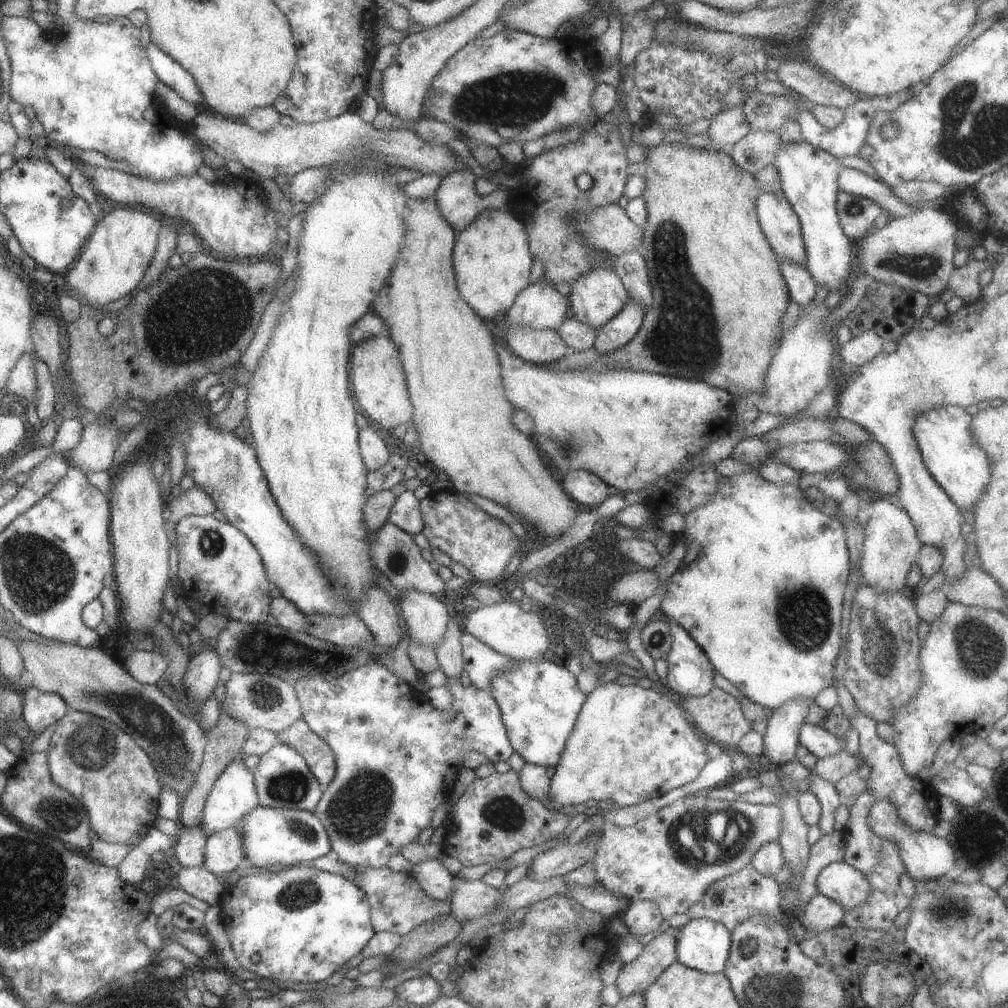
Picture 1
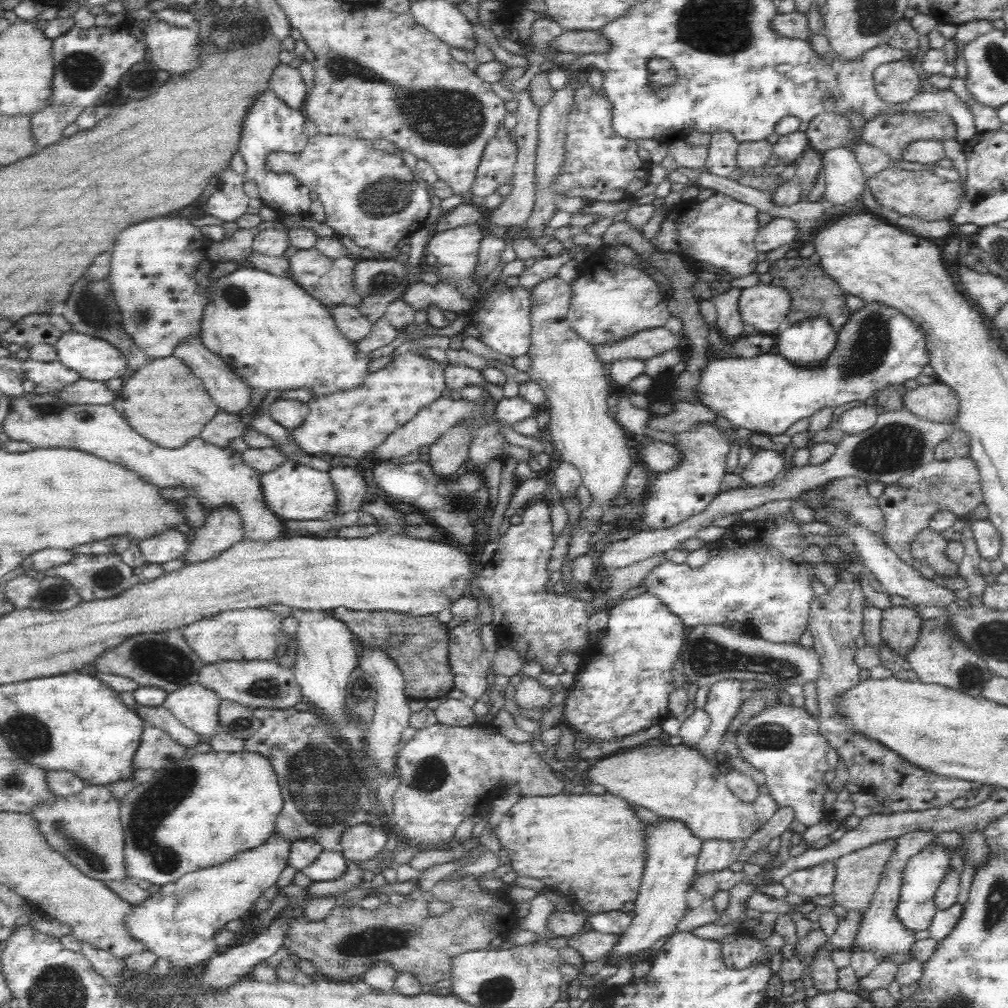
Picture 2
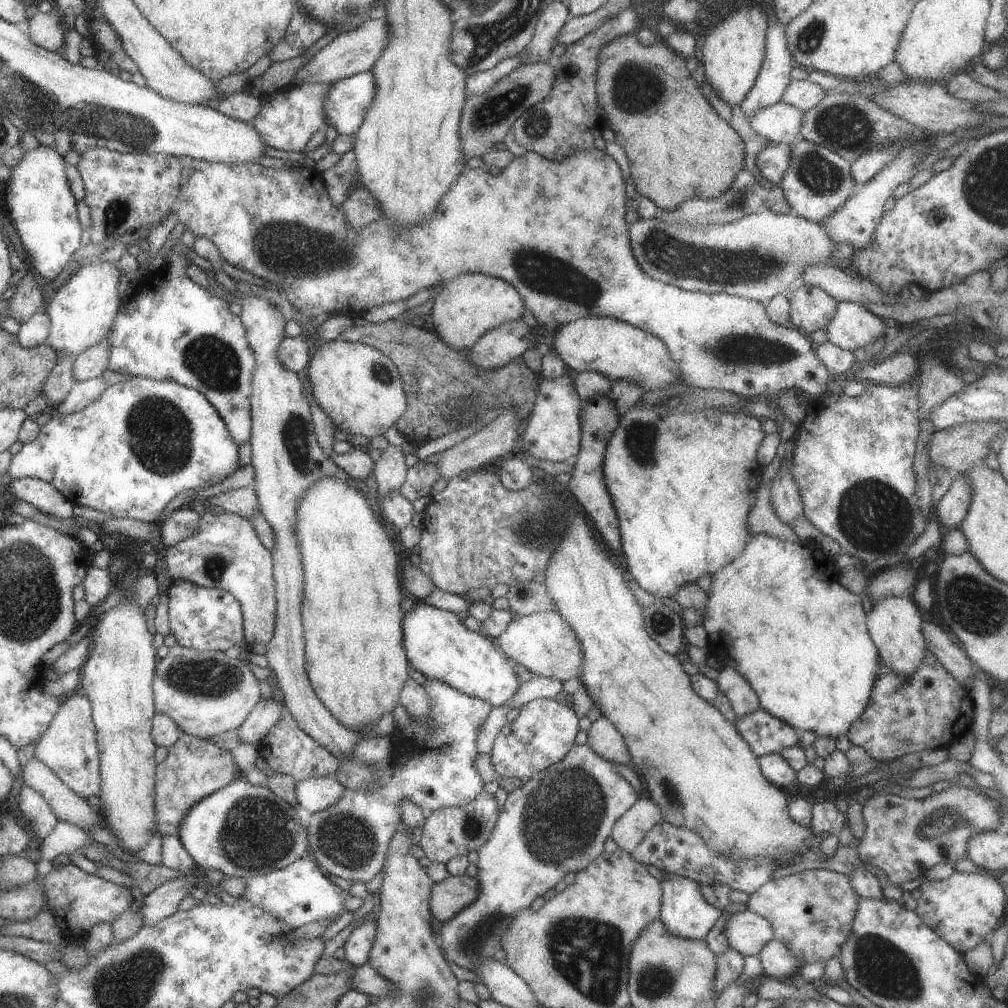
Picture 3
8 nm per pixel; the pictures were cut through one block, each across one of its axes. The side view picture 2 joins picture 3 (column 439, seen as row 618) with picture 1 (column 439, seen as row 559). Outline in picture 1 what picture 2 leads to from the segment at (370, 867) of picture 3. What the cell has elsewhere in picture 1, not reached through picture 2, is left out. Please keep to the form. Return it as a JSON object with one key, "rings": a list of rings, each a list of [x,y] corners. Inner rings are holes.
{"rings":[[[377,656],[369,657],[366,664],[349,670],[340,676],[327,677],[317,674],[300,677],[293,686],[297,701],[302,709],[302,720],[307,724],[308,730],[313,732],[331,750],[333,760],[335,760],[334,776],[325,790],[323,790],[313,813],[319,818],[327,832],[330,850],[340,861],[351,865],[357,864],[369,867],[387,865],[389,857],[398,853],[399,848],[417,839],[421,830],[430,823],[433,810],[443,802],[445,796],[449,795],[450,787],[456,780],[459,768],[462,767],[462,756],[465,751],[474,750],[482,754],[490,763],[495,763],[496,760],[507,761],[507,758],[514,752],[508,742],[499,708],[491,694],[487,691],[476,690],[464,680],[456,679],[453,681],[452,679],[447,679],[447,684],[444,686],[449,688],[453,702],[449,706],[449,710],[445,711],[433,708],[424,696],[414,691],[409,684],[397,679],[391,669],[378,663]]]}

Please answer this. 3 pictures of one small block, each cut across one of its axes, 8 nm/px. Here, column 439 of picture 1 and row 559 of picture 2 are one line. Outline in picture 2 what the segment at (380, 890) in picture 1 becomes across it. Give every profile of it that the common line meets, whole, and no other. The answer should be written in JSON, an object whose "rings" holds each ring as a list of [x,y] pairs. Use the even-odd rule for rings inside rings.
{"rings":[[[954,457],[952,460],[932,462],[909,472],[898,479],[894,484],[888,485],[878,505],[884,514],[887,530],[885,540],[887,546],[903,561],[914,569],[922,564],[910,555],[910,540],[922,528],[928,528],[930,517],[938,509],[948,509],[956,517],[964,519],[972,509],[983,502],[981,486],[978,480],[978,471],[975,462],[968,457]]]}

